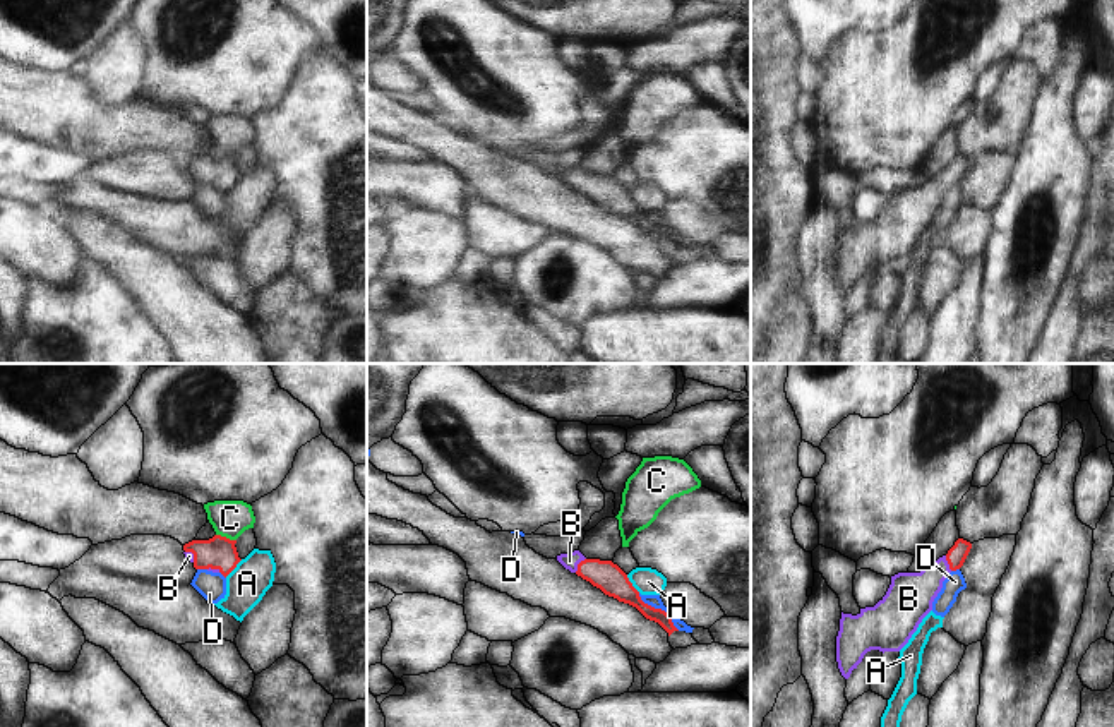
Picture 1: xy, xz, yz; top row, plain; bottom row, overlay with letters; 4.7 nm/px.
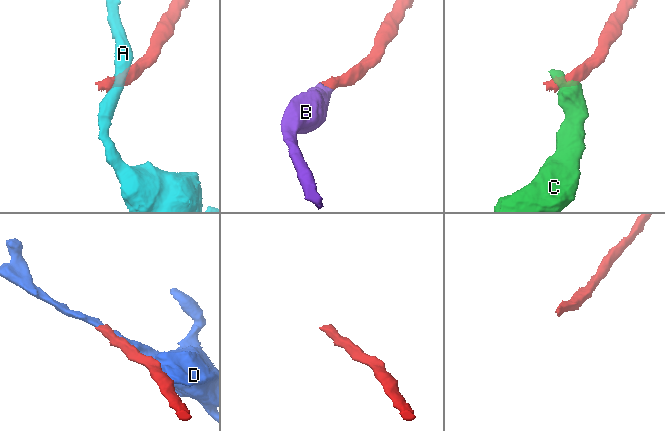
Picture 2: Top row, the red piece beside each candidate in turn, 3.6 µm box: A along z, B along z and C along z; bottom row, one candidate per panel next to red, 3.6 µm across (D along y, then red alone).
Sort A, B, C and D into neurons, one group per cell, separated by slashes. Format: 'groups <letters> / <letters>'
groups A / B / C / D

